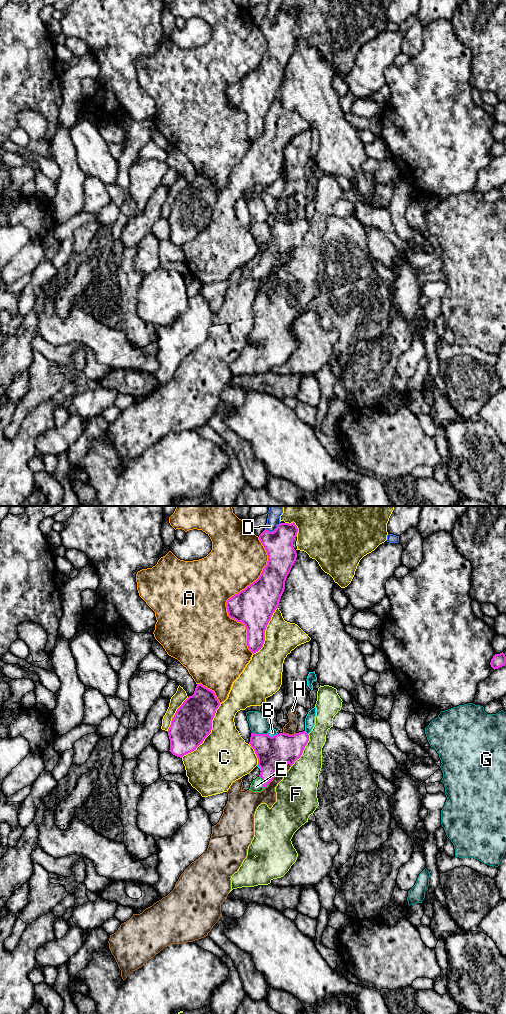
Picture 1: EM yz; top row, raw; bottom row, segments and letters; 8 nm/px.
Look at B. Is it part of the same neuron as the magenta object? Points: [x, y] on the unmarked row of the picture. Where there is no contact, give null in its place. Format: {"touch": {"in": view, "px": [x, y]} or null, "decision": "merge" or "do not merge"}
{"touch": {"in": "yz", "px": [306, 221]}, "decision": "do not merge"}

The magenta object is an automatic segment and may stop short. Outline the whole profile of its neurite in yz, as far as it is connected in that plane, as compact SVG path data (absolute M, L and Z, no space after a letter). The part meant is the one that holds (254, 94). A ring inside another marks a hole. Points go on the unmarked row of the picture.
M294 10L280 11L273 20L265 17L259 28L268 43L267 53L256 69L226 90L228 104L245 113L247 134L253 142L263 135L266 115L278 96L286 66L296 49L293 29L297 21Z

